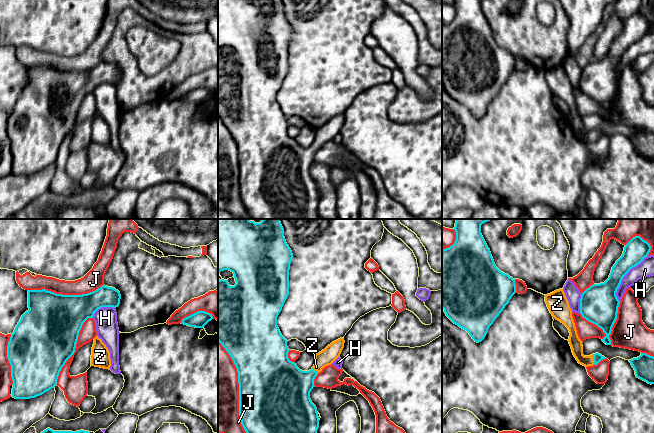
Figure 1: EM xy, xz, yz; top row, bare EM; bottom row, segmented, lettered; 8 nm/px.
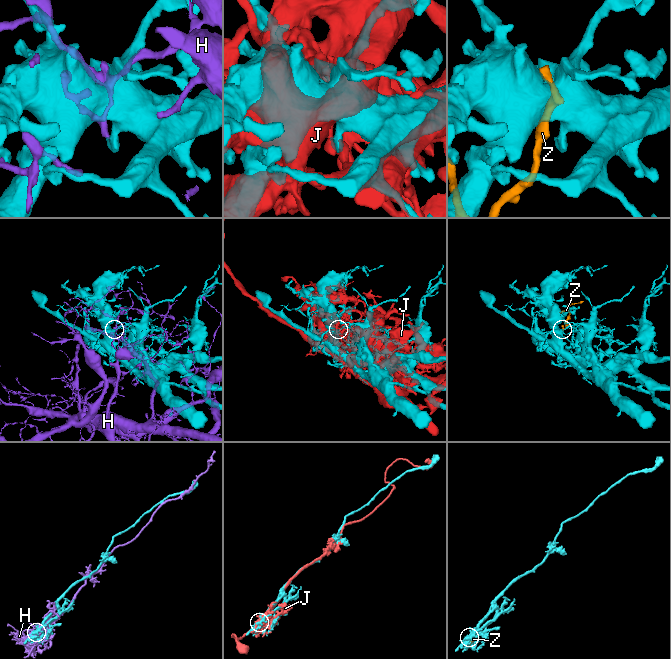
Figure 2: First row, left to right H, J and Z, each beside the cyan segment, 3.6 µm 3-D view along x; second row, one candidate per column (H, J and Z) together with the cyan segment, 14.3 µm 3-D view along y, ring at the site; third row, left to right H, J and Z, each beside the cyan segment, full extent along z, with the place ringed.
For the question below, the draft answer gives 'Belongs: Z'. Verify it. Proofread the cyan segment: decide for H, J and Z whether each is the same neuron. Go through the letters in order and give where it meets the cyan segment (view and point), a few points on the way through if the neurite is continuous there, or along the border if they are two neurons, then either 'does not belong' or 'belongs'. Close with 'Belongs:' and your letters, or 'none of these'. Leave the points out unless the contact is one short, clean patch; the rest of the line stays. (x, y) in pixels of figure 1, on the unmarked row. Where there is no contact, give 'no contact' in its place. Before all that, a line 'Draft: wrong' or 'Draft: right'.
Draft: right
H: meets cyan in yz at (623, 52); does not belong
J: meets cyan in xz at (239, 167); does not belong
Z: meets cyan in yz at (593, 135); runs through yz (597, 133), (593, 135), (584, 135), (576, 121); belongs
Belongs: Z

